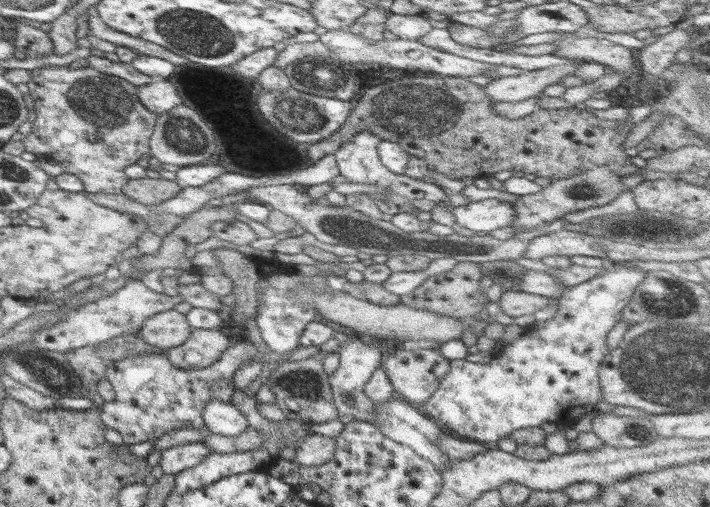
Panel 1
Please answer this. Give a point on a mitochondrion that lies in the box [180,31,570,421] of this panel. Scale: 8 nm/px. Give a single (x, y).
(409, 111)

